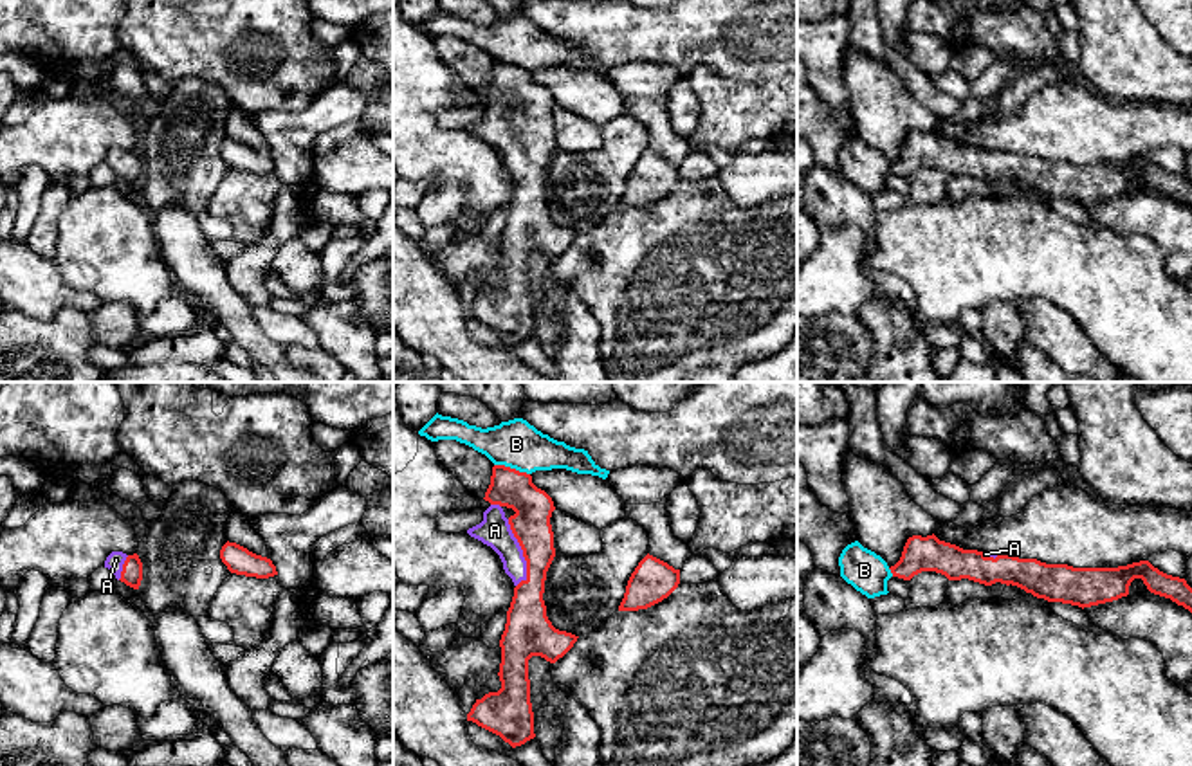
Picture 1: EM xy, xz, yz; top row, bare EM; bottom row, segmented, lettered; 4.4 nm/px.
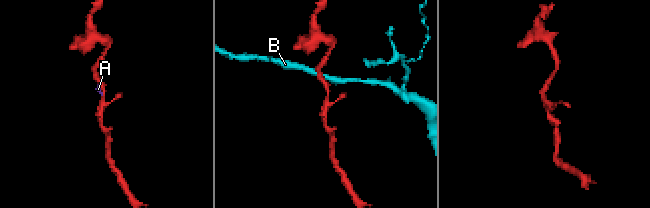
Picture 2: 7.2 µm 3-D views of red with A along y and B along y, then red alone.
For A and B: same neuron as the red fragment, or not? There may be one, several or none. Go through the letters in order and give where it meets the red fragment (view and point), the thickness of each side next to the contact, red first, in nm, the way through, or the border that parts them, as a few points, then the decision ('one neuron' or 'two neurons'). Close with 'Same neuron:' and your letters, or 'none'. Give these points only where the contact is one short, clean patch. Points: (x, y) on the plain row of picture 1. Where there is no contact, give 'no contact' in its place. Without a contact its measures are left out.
A: meets red in xz at (523, 150); 180 nm thick on the red side, 140 nm on the other; one neuron
B: meets red in xz at (513, 65); 170 nm thick on the red side, 220 nm on the other; border along xz (495, 60), (504, 60), (529, 71); two neurons
Same neuron: A

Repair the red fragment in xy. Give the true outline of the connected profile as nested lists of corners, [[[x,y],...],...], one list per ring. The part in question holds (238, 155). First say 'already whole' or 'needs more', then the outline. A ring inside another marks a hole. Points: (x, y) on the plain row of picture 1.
already whole; [[[225,139],[220,146],[220,155],[231,169],[269,175],[278,171],[270,155],[256,151],[236,139]]]

